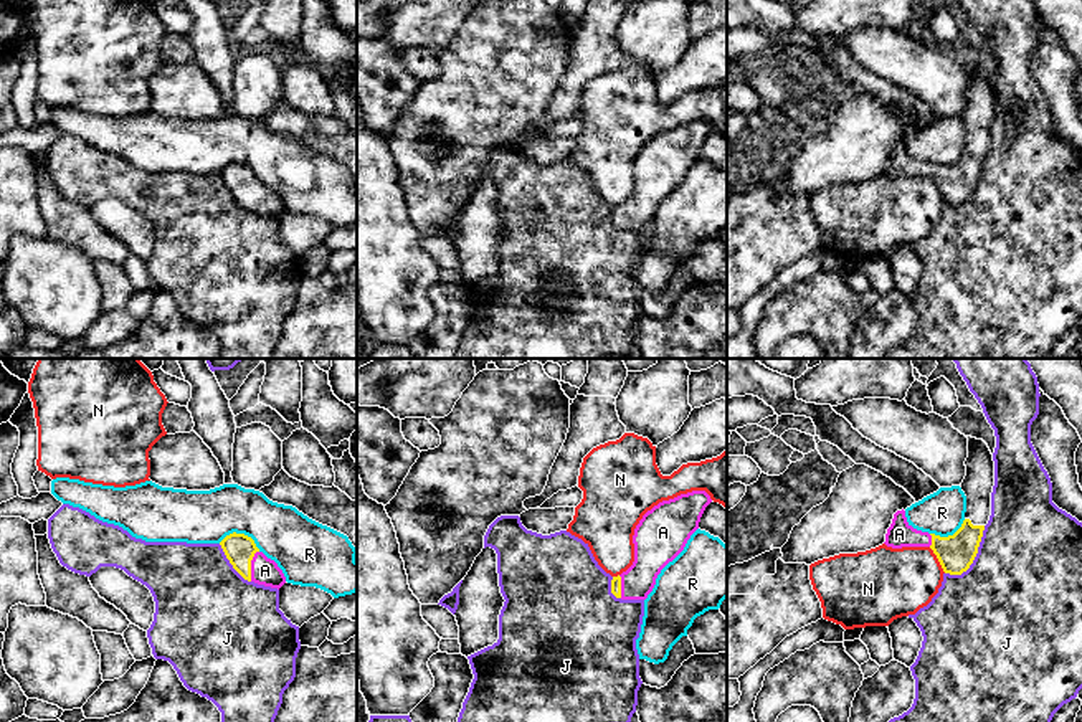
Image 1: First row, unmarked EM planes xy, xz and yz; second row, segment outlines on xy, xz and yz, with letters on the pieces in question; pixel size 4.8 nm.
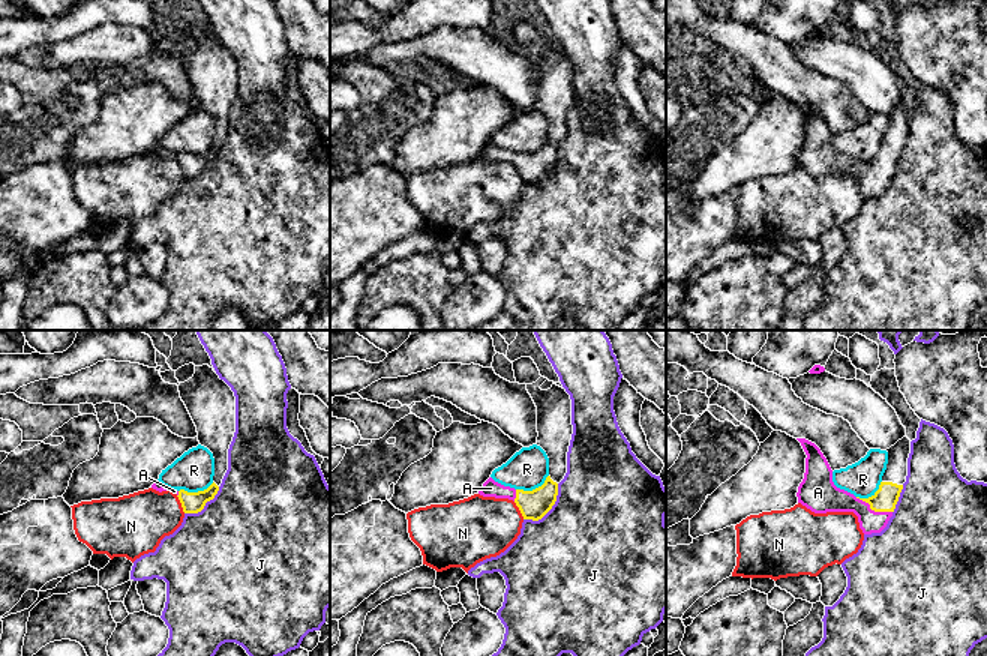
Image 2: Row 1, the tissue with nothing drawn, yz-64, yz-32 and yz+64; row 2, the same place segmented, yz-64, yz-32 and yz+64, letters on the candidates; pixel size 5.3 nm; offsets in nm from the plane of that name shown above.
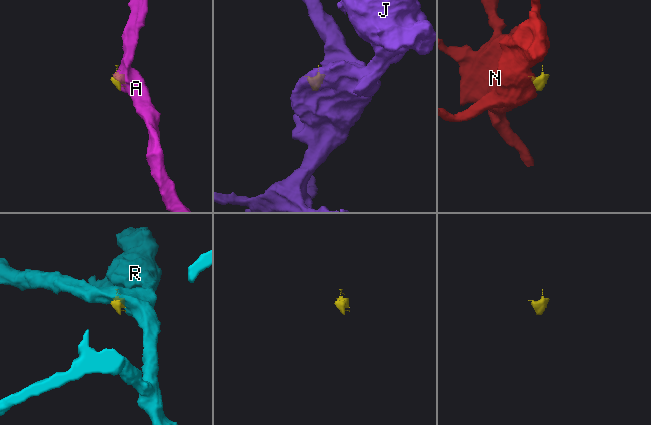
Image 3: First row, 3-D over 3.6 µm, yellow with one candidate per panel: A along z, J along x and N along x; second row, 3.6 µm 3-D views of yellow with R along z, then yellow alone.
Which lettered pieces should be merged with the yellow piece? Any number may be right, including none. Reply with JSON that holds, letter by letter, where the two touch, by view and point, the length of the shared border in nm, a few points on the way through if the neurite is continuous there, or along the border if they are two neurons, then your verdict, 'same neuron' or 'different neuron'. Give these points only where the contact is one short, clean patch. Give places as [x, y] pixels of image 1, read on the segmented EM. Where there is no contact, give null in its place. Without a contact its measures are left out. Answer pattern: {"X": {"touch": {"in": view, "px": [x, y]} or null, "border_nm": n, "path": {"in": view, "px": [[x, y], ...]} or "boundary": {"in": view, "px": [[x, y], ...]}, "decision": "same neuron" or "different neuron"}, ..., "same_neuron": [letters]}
{"A": {"touch": {"in": "xy", "px": [250, 565]}, "border_nm": 160, "path": {"in": "xy", "px": [[240, 549], [250, 565], [265, 570]]}, "decision": "same neuron"}, "J": {"touch": {"in": "yz", "px": [973, 559]}, "border_nm": 300, "boundary": {"in": "yz", "px": [[985, 526], [973, 562], [960, 574], [945, 574]]}, "decision": "different neuron"}, "N": {"touch": {"in": "yz", "px": [939, 560]}, "border_nm": 150, "boundary": {"in": "yz", "px": [[929, 547], [945, 572]]}, "decision": "different neuron"}, "R": {"touch": {"in": "xy", "px": [242, 534]}, "border_nm": 220, "decision": "different neuron"}, "same_neuron": ["A"]}

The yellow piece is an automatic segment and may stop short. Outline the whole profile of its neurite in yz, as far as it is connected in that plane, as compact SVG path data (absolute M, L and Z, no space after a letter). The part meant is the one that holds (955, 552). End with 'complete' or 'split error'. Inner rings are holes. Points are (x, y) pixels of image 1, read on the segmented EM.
M966 438L966 476L960 486L966 496L966 512L961 527L948 537L922 532L907 522L905 511L902 509L894 514L884 542L892 549L930 547L943 572L950 575L961 575L970 568L991 515L991 492L994 486L993 454L983 439Z; split error

